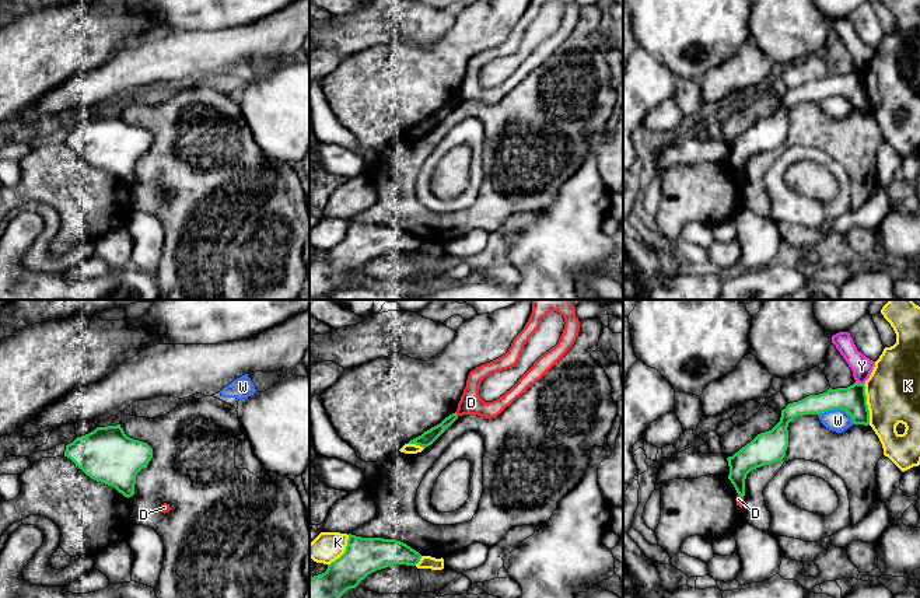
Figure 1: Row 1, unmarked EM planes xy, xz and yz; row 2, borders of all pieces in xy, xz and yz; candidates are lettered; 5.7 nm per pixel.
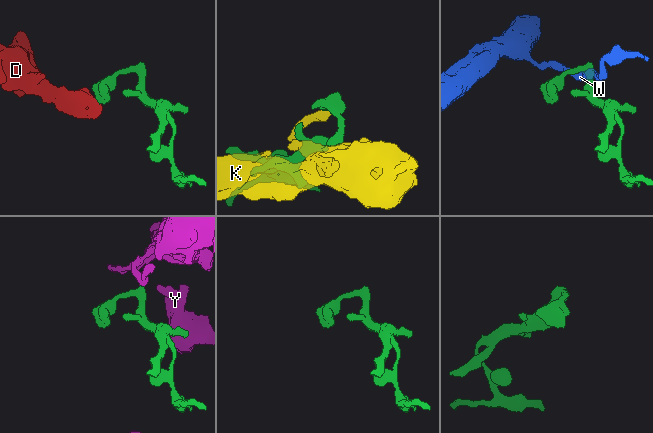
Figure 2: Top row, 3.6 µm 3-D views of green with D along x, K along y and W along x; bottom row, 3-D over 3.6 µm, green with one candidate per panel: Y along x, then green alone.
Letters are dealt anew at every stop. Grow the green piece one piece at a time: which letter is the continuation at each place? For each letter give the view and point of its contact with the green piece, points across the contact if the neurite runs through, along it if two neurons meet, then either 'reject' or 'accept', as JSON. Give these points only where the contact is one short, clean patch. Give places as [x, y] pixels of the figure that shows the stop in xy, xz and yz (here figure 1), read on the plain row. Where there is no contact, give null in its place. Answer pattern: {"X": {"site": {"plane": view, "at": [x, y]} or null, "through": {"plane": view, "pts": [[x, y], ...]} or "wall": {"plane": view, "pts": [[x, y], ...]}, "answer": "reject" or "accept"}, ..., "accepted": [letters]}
{"D": {"site": {"plane": "yz", "at": [741, 182]}, "wall": {"plane": "yz", "pts": [[738, 179], [742, 184]]}, "answer": "reject"}, "K": {"site": {"plane": "yz", "at": [866, 90]}, "answer": "reject"}, "W": {"site": {"plane": "yz", "at": [838, 94]}, "answer": "reject"}, "Y": {"site": {"plane": "yz", "at": [860, 70]}, "wall": {"plane": "yz", "pts": [[856, 67], [863, 70]]}, "answer": "reject"}, "accepted": []}

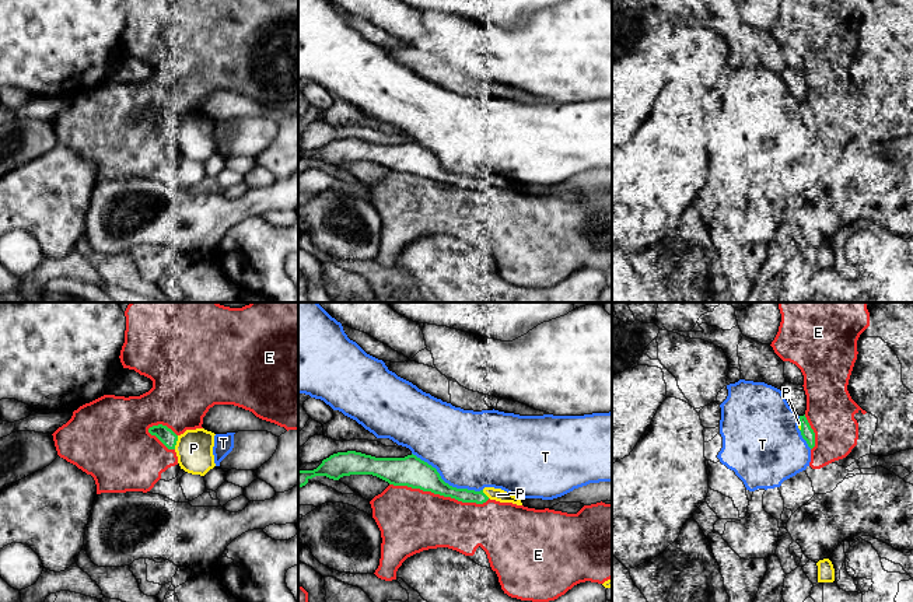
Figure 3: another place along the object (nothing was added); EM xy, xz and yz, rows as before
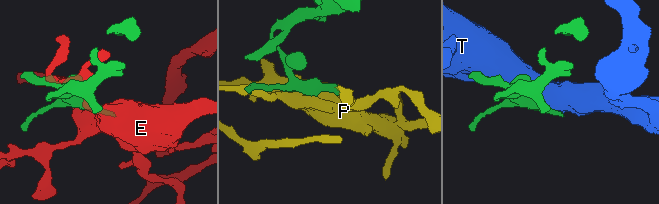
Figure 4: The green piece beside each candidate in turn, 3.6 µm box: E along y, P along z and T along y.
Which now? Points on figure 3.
{"E": {"site": {"plane": "xz", "at": [440, 181]}, "answer": "reject"}, "P": {"site": {"plane": "xy", "at": [175, 129]}, "answer": "accept"}, "T": {"site": {"plane": "xz", "at": [444, 168]}, "answer": "reject"}, "accepted": ["P"]}

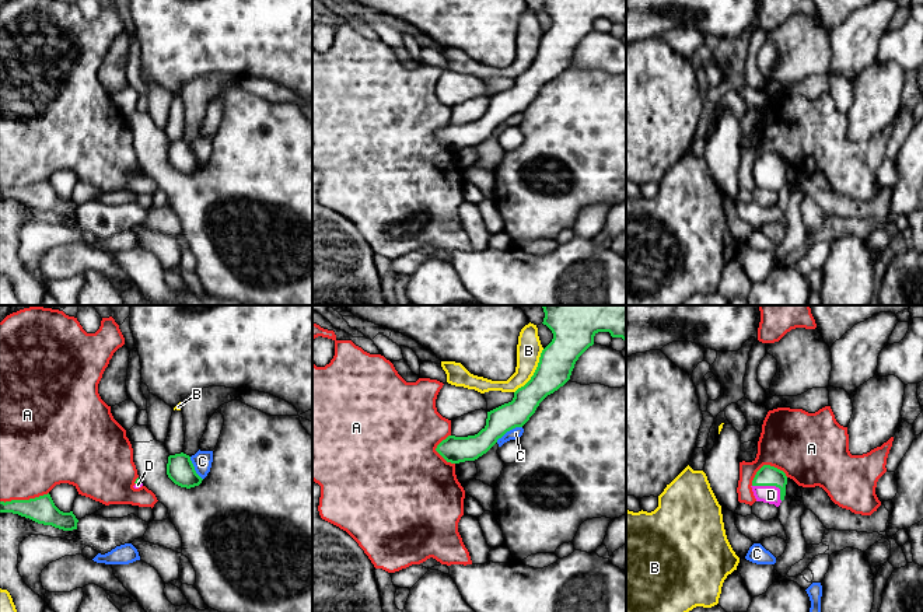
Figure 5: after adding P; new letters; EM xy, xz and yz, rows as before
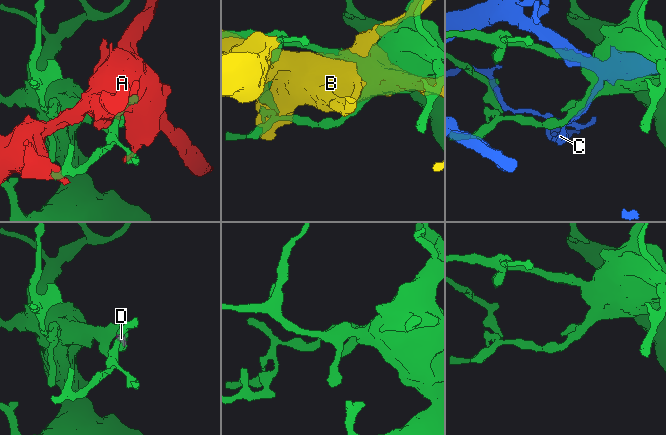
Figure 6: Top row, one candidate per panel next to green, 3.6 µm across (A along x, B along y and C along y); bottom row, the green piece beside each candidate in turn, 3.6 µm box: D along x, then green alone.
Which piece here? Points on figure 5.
{"A": {"site": {"plane": "xy", "at": [24, 186]}, "answer": "reject"}, "B": {"site": {"plane": "xz", "at": [535, 58]}, "answer": "reject"}, "C": {"site": {"plane": "xz", "at": [509, 116]}, "answer": "reject"}, "D": {"site": {"plane": "yz", "at": [772, 171]}, "through": {"plane": "yz", "pts": [[768, 161], [772, 171], [771, 181]]}, "answer": "accept"}, "accepted": ["D"]}

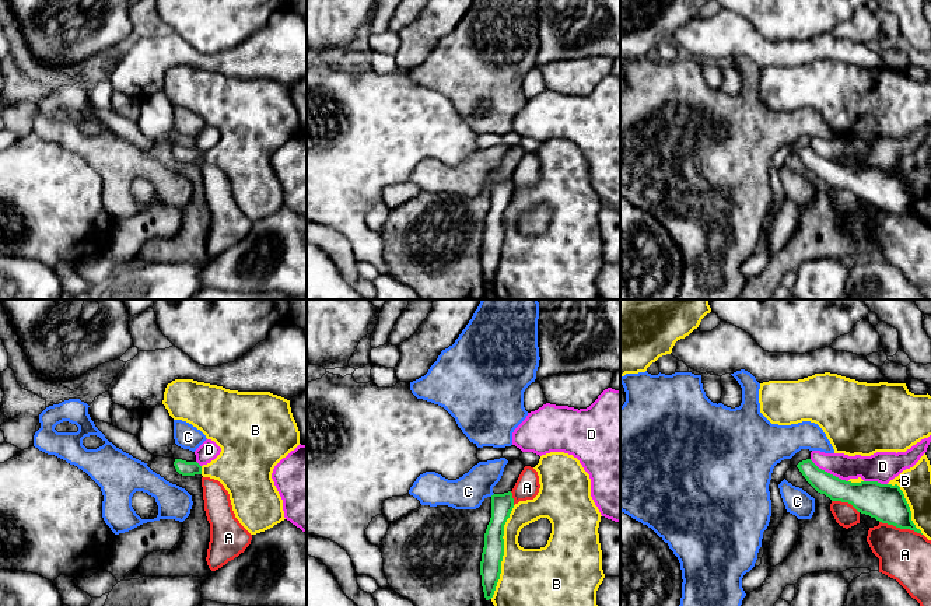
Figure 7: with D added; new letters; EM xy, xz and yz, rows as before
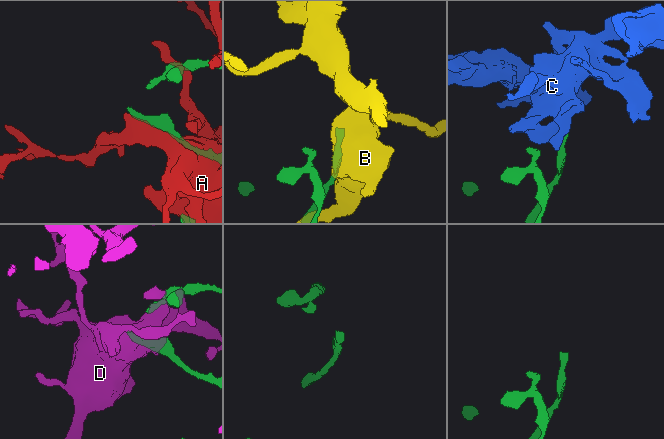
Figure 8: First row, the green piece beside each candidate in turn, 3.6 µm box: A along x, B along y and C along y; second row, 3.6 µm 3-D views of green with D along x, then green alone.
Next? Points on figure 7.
{"A": {"site": {"plane": "yz", "at": [900, 214]}, "answer": "reject"}, "B": {"site": {"plane": "xz", "at": [503, 238]}, "answer": "reject"}, "C": {"site": null, "answer": "accept"}, "D": {"site": {"plane": "yz", "at": [829, 160]}, "answer": "reject"}, "accepted": ["C"]}

